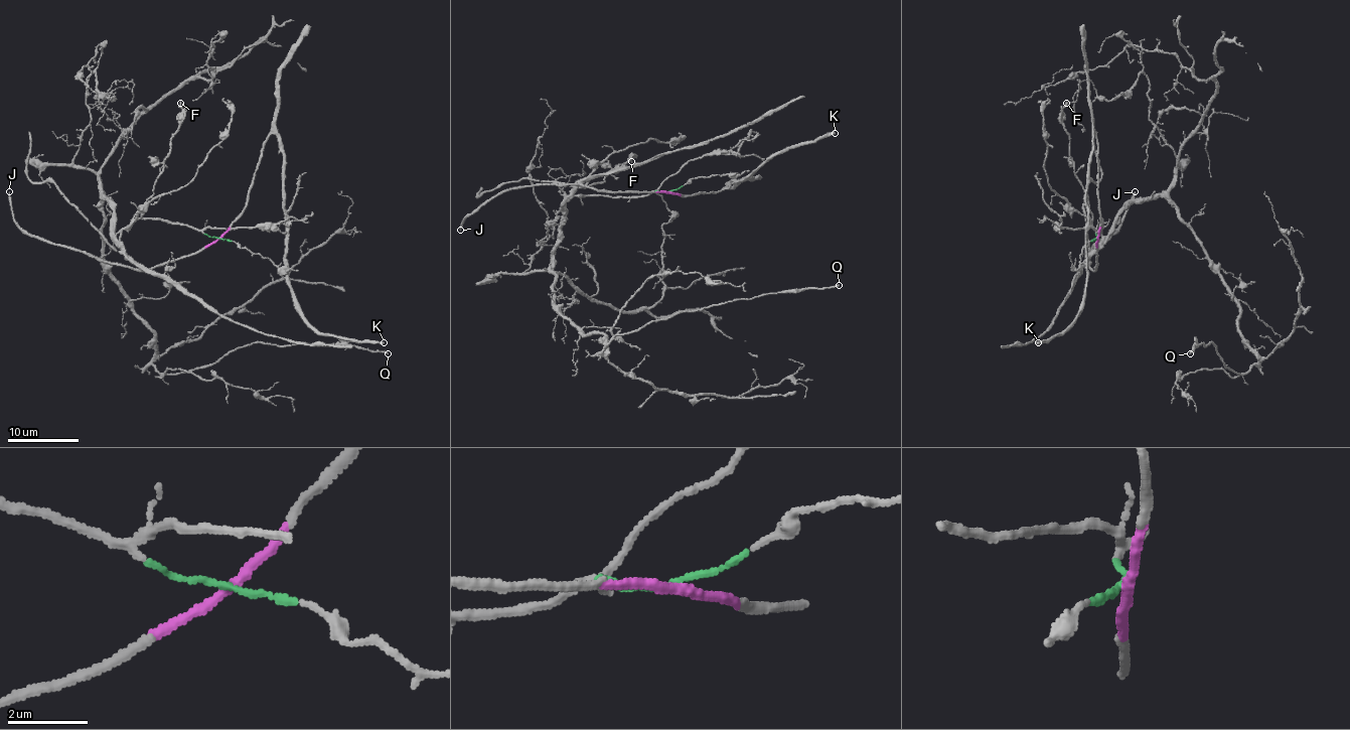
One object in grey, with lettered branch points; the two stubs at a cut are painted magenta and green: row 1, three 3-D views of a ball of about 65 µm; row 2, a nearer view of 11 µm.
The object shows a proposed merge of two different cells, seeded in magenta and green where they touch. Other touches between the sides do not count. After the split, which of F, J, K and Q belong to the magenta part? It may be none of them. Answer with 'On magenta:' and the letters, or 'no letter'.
On magenta: J, K

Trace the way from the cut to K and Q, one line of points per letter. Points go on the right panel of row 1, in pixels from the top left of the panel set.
K: (1097, 238), (1100, 211), (1093, 134), (1086, 189), (1082, 306), (1061, 332), (1038, 341)
Q: (1097, 238), (1163, 196), (1190, 229), (1256, 363), (1190, 354)

